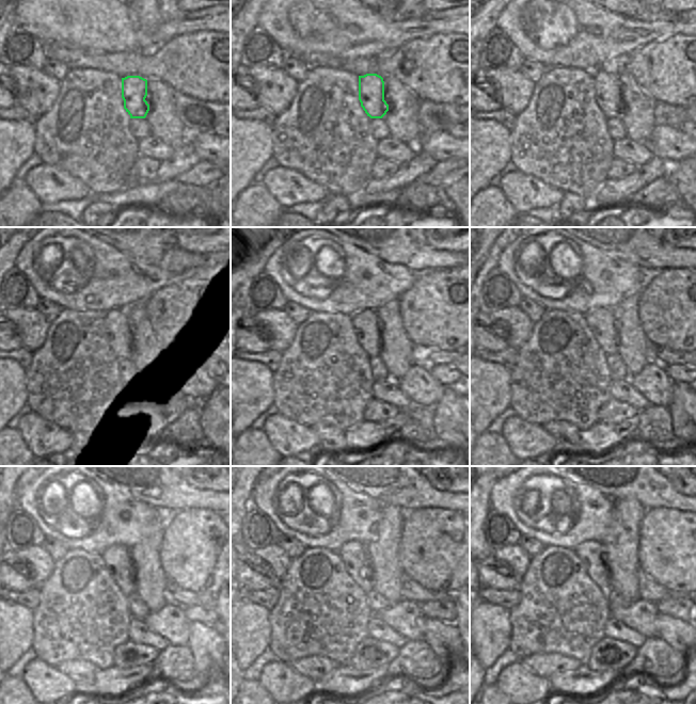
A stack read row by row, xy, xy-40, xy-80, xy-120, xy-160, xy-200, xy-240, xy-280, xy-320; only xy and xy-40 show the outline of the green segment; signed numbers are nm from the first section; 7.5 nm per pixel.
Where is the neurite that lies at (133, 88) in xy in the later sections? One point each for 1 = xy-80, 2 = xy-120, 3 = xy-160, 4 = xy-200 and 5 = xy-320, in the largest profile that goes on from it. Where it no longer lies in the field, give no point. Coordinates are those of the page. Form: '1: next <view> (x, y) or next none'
1: next xy-80 (607, 88)
2: next xy-120 (124, 320)
3: next xy-160 (365, 323)
4: next xy-200 (601, 321)
5: next xy-320 (589, 553)

